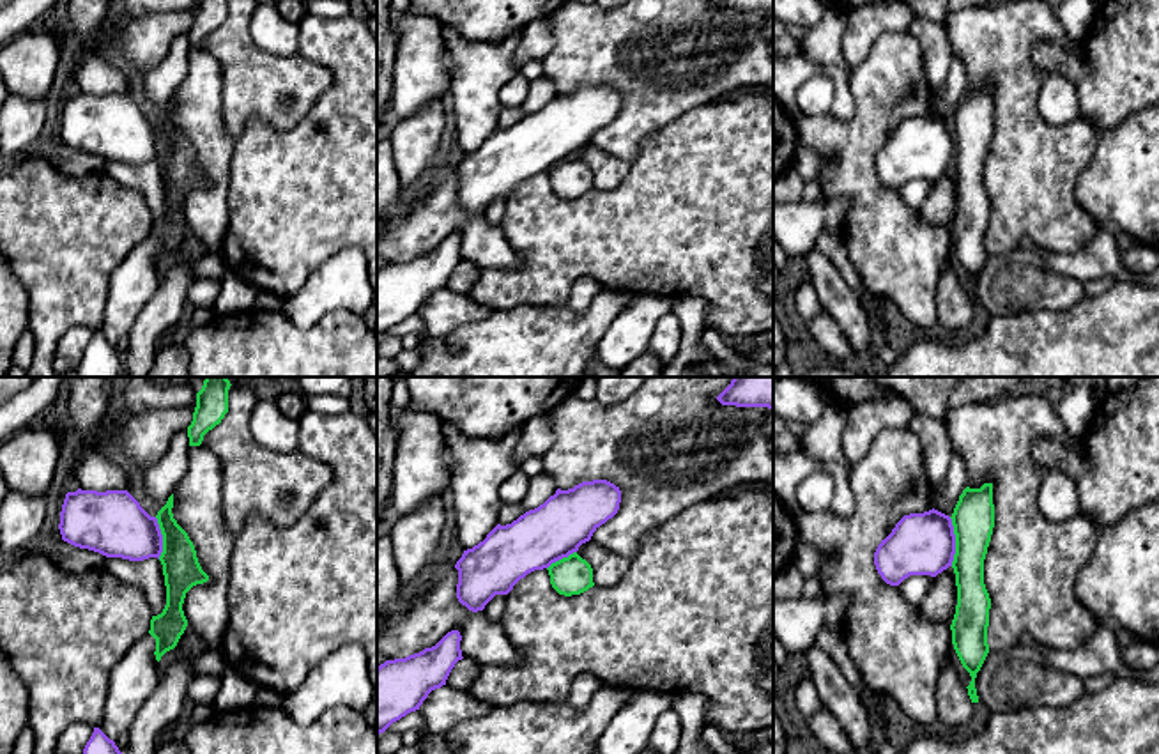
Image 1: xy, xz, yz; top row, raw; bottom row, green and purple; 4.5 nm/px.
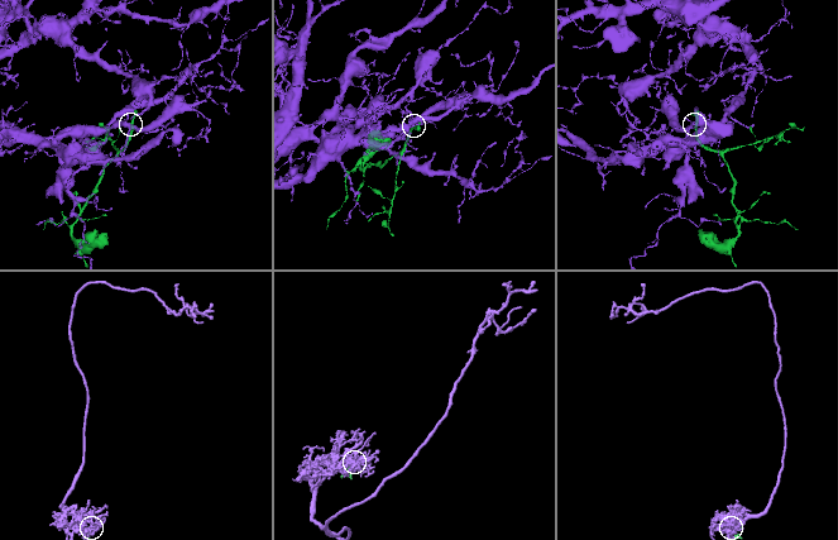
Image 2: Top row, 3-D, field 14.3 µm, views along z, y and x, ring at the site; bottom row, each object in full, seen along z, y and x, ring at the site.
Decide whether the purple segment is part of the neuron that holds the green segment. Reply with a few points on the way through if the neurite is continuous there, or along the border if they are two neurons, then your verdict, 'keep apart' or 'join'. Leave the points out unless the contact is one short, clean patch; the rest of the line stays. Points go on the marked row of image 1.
along yz (949, 517), (954, 528), (952, 565) | keep apart

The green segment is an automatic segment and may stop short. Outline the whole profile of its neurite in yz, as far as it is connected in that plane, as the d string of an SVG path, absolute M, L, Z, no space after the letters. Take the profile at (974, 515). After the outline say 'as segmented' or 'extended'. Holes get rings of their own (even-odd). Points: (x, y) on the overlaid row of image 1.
M993 483L966 487L952 513L956 554L952 568L957 586L957 605L950 625L952 644L970 673L966 687L971 703L979 703L975 678L987 653L991 598L984 584L984 559L994 527Z | as segmented

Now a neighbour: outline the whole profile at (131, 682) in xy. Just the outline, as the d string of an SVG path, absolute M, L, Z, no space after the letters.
M149 634L120 658L110 674L104 715L97 727L113 742L129 731L142 704L157 687L161 673L154 651L156 639Z

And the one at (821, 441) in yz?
M832 402L825 414L807 425L805 434L798 437L802 453L821 464L840 464L849 473L853 462L849 462L842 453L846 418L848 409Z

